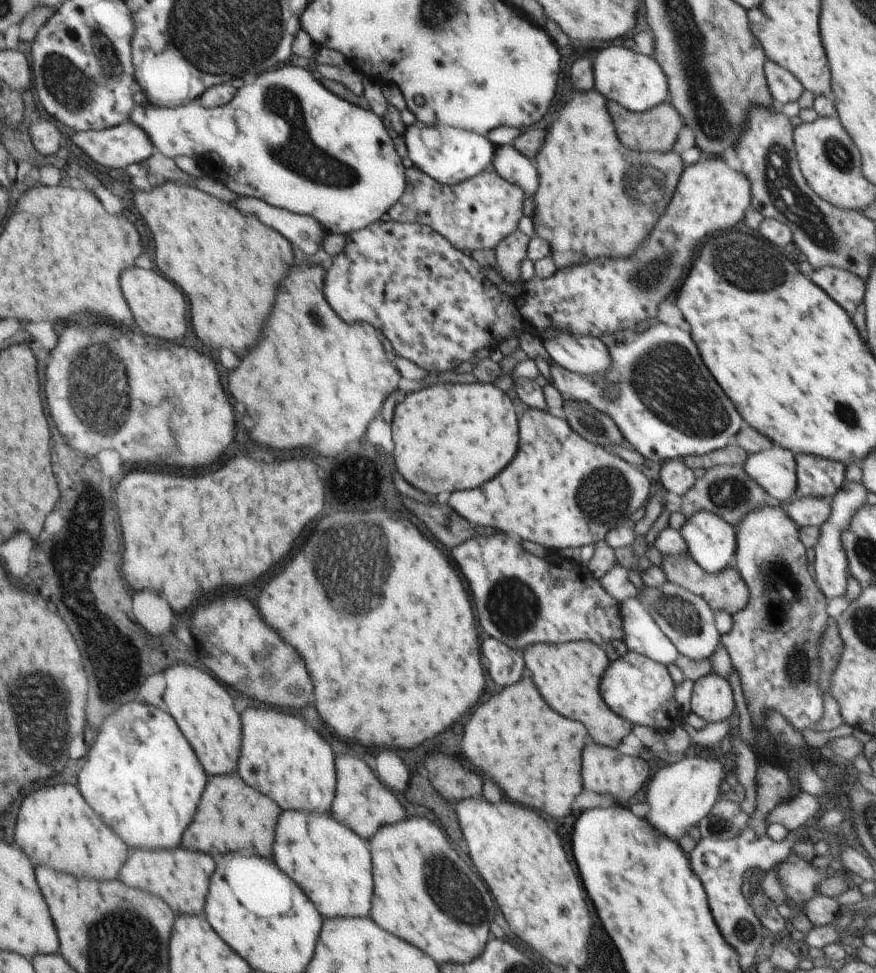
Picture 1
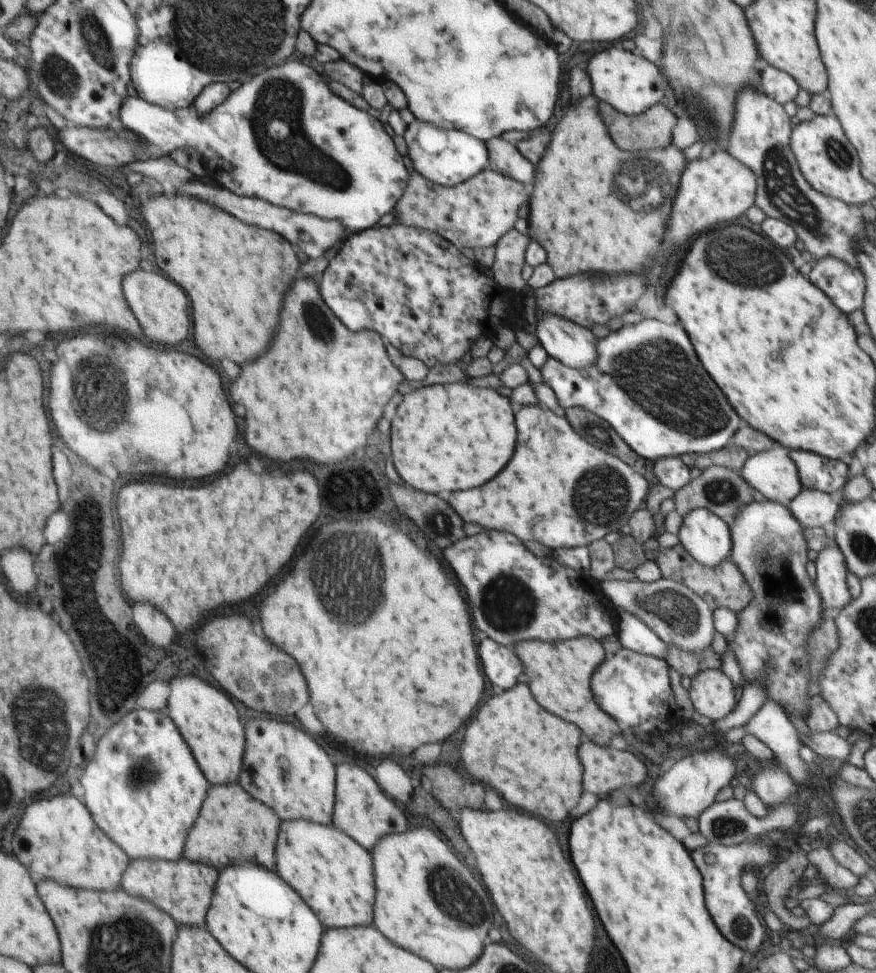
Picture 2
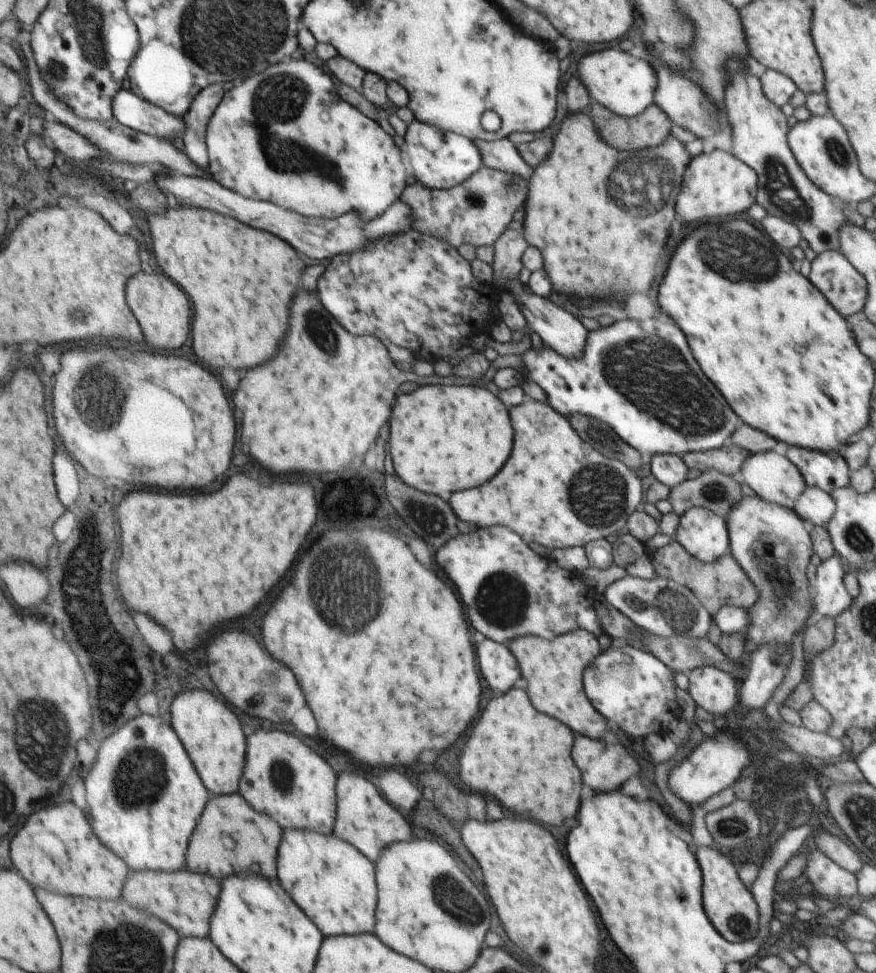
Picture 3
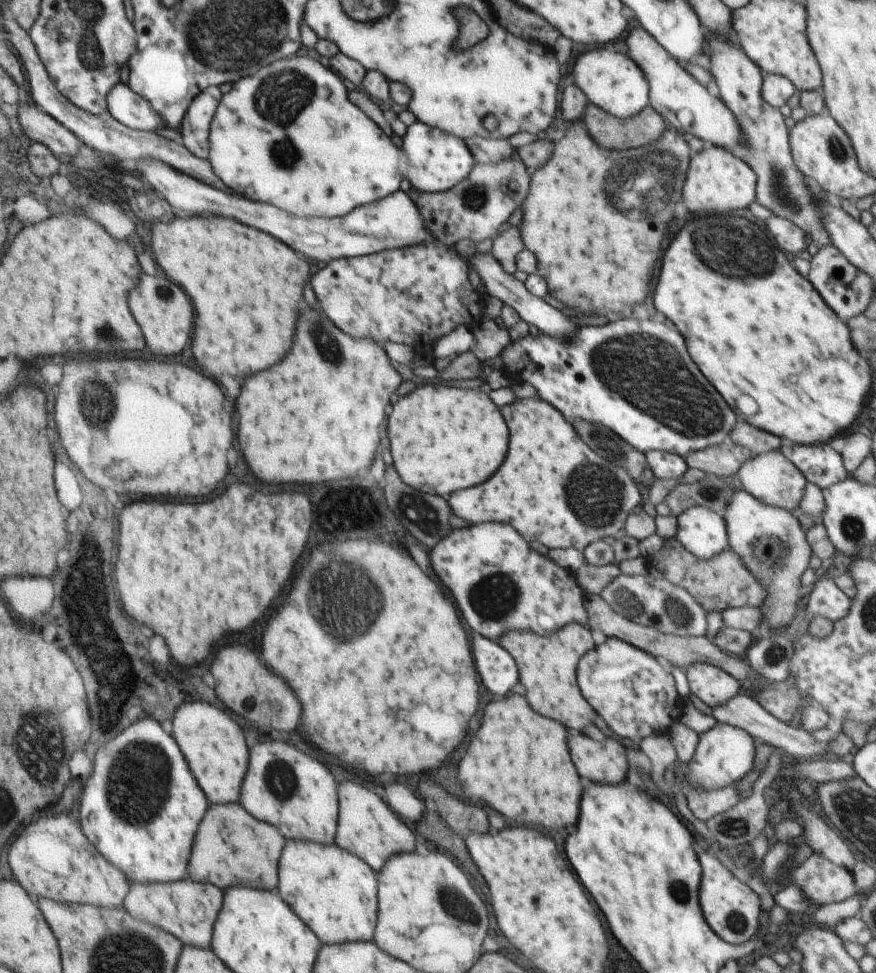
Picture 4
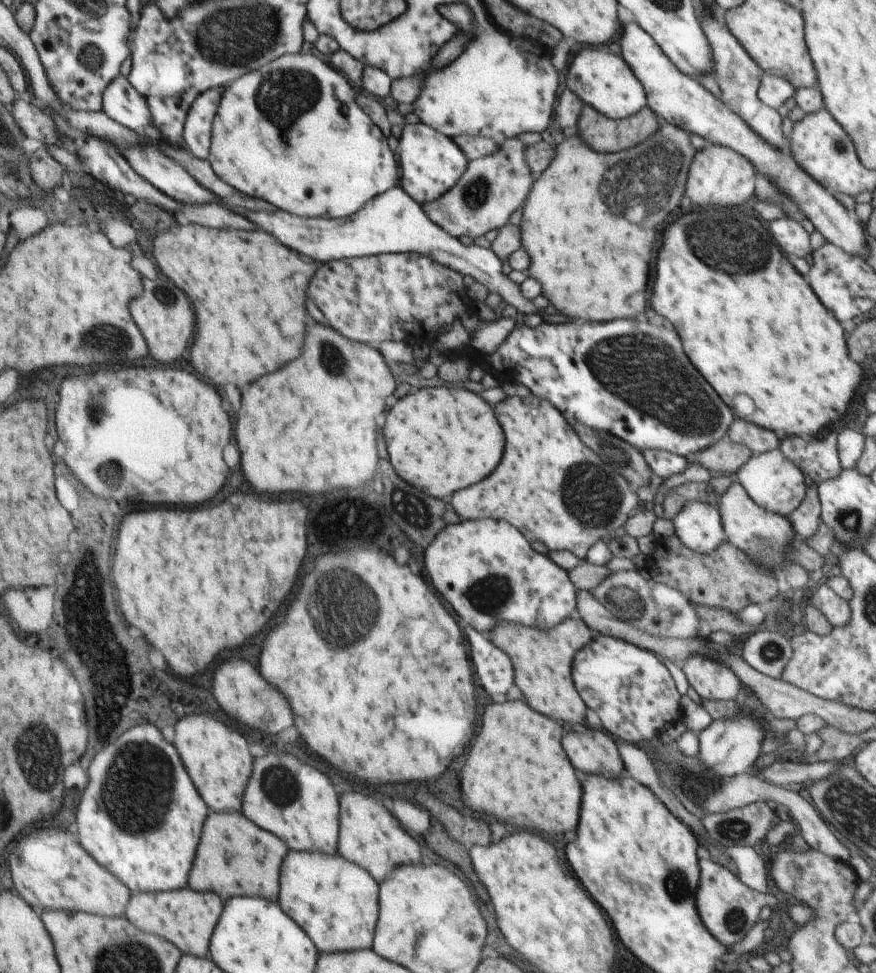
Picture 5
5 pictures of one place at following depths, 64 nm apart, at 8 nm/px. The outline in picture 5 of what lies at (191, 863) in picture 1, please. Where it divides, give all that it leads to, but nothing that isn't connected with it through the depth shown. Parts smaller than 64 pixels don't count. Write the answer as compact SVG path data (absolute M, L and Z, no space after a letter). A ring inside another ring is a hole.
M188 886L179 891L157 893L134 893L129 898L124 917L138 930L144 930L171 942L182 954L202 957L208 954L210 939L220 915L224 912L224 902L214 893L192 890Z

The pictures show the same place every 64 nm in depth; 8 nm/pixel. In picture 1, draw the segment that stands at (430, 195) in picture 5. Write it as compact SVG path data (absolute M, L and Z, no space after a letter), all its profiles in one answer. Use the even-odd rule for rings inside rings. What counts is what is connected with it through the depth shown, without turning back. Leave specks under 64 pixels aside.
M417 120L406 128L403 138L413 166L441 185L458 184L490 169L495 157L495 146L490 139L456 127L428 126Z

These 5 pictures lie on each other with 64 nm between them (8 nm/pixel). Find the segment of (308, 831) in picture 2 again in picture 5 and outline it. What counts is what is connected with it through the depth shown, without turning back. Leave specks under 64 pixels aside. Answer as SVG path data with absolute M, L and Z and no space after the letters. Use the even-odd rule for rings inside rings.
M289 851L281 866L277 903L284 908L284 914L290 914L290 918L294 918L294 922L298 922L302 930L310 934L310 940L318 952L372 948L372 938L379 919L379 884L365 868L347 861L340 854Z

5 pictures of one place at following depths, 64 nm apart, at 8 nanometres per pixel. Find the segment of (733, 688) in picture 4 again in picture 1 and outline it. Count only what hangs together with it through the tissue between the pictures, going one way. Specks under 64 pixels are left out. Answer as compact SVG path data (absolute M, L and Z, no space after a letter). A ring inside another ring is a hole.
M716 673L701 676L693 686L691 712L706 719L708 723L727 719L736 708L732 687L727 678Z

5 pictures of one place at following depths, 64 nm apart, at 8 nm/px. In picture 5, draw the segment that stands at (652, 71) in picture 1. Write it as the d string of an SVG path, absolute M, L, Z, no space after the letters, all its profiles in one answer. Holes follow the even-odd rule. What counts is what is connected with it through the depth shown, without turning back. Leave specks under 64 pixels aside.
M584 48L578 52L570 68L564 74L566 86L584 105L590 105L609 119L625 119L635 115L647 106L647 96L642 83L637 79L629 64L612 52L598 48Z

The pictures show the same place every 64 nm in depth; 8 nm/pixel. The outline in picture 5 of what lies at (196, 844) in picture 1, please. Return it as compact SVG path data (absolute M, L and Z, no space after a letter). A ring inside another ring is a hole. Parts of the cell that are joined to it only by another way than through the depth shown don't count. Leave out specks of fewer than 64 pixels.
M240 812L214 813L204 823L187 886L201 893L217 894L223 902L230 897L254 896L276 903L281 866L288 852L282 839L260 828Z

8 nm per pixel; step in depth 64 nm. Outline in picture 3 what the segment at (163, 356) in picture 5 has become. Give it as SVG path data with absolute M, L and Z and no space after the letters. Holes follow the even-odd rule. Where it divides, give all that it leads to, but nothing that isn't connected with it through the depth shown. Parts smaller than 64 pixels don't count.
M138 271L130 278L130 286L126 298L129 306L134 306L134 314L138 314L141 329L146 330L146 342L156 350L178 350L188 340L190 334L190 302L186 294L166 276L147 274Z

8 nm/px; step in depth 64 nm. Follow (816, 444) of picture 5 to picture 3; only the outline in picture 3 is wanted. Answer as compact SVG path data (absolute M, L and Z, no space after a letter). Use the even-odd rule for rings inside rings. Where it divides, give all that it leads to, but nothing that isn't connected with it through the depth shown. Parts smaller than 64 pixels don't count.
M792 445L781 448L788 460L802 473L806 486L817 486L830 494L849 484L851 471L842 452L822 452Z

